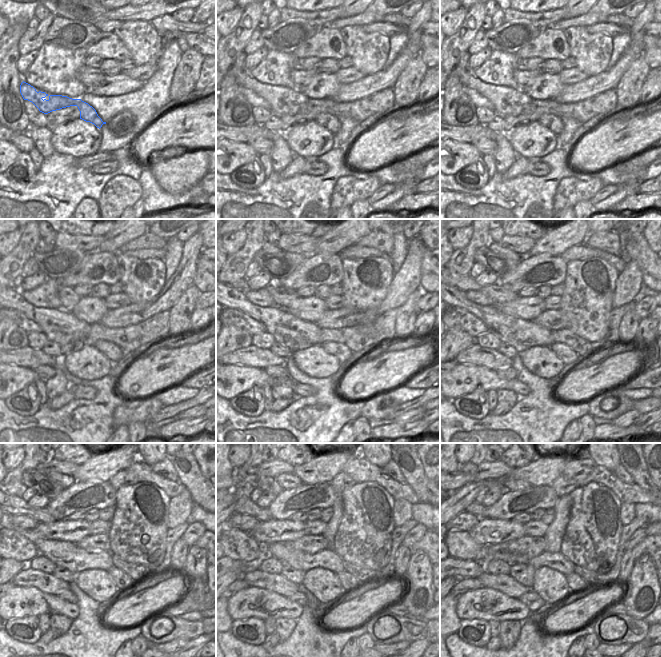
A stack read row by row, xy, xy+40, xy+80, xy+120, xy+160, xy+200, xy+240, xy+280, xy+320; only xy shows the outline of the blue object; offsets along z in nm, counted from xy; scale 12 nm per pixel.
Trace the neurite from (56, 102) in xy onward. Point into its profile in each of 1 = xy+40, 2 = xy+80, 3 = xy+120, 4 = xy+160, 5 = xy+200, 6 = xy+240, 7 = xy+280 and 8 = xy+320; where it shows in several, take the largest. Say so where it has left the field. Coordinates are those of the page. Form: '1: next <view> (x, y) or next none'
1: next xy+40 (331, 123)
2: next xy+80 (555, 124)
3: next xy+120 (113, 352)
4: next xy+160 (341, 352)
5: next xy+200 (566, 354)
6: next xy+240 (123, 582)
7: next xy+280 (348, 581)
8: next xy+320 (578, 586)

